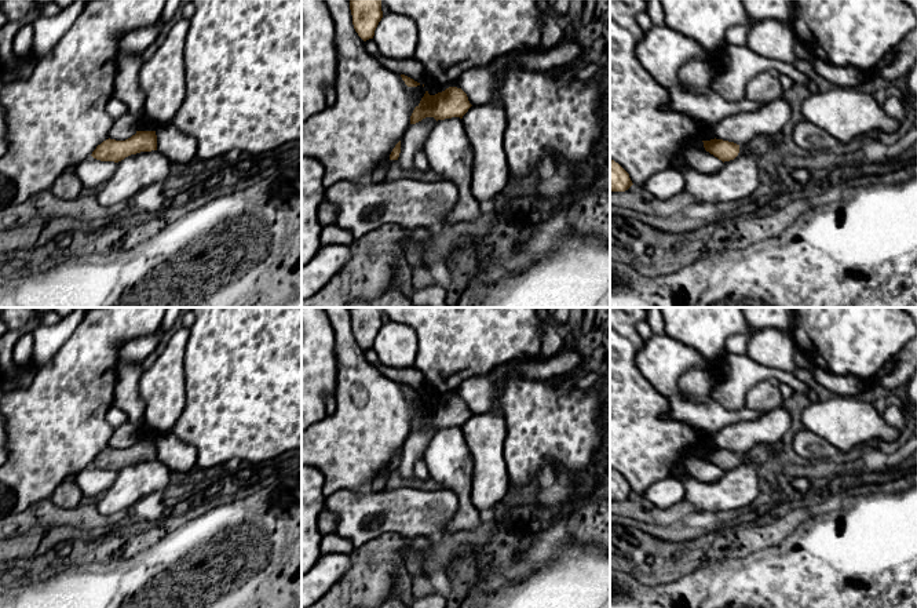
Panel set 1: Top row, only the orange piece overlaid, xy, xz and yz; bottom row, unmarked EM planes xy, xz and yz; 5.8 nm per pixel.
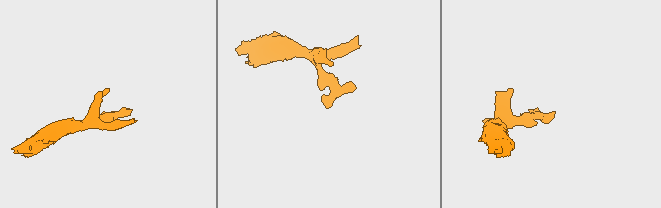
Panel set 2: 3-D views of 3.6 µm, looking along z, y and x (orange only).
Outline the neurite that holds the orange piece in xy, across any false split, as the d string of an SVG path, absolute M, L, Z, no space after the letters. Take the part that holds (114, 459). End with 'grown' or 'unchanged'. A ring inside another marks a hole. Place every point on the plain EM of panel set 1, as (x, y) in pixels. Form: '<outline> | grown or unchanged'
M136 440L125 449L106 448L92 460L92 466L101 470L118 472L131 463L157 459L156 440Z | unchanged

